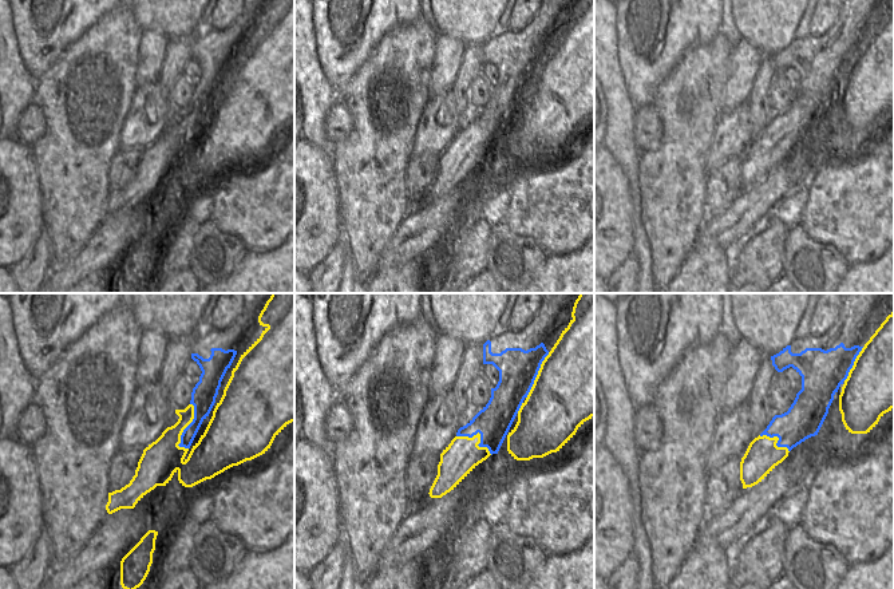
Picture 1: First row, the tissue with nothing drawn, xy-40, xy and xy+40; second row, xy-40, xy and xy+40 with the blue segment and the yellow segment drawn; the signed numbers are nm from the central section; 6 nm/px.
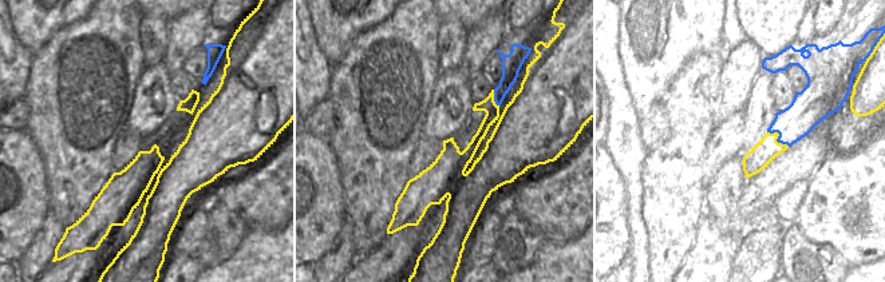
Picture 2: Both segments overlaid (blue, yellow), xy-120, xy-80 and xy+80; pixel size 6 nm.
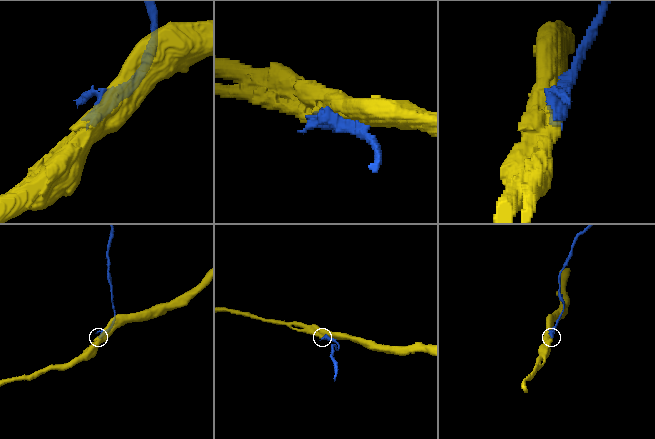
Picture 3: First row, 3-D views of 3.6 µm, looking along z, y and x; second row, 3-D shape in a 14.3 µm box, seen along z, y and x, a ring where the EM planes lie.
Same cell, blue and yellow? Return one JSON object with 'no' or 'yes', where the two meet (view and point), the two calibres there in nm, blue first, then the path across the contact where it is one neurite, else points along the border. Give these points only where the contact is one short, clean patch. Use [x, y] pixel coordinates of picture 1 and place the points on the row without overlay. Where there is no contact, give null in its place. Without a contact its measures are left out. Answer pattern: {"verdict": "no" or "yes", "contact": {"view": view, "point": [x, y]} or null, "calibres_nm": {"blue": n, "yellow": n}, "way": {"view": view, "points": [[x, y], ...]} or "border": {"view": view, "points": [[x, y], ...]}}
{"verdict": "yes", "contact": {"view": "xy-40", "point": [186, 127]}, "calibres_nm": {"blue": 150, "yellow": 280}}

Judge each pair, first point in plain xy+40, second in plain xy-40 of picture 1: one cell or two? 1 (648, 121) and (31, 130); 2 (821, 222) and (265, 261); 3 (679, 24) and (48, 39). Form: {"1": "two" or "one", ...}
{"1": "one", "2": "two", "3": "one"}

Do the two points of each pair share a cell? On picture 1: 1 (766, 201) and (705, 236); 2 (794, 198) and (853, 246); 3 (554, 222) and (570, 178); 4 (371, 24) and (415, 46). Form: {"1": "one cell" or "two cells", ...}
{"1": "one cell", "2": "two cells", "3": "one cell", "4": "two cells"}

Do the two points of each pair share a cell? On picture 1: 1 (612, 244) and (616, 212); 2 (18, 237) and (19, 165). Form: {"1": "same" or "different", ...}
{"1": "same", "2": "same"}

